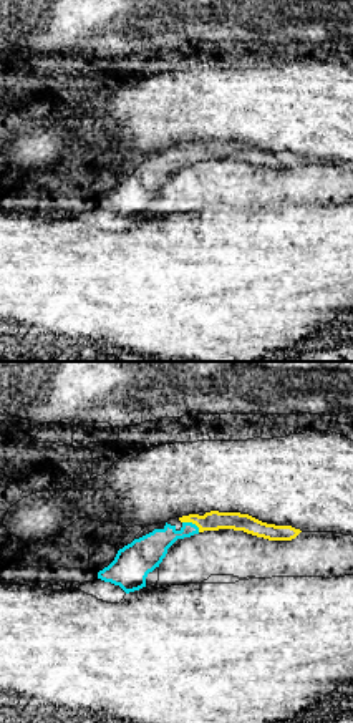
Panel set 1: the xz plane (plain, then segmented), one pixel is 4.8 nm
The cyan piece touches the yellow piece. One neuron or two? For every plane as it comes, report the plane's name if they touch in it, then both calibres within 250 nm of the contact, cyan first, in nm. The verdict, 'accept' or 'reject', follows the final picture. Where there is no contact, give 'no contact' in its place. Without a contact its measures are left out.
meets cyan in xz; 160 nm thick on the cyan side, 100 nm on the other

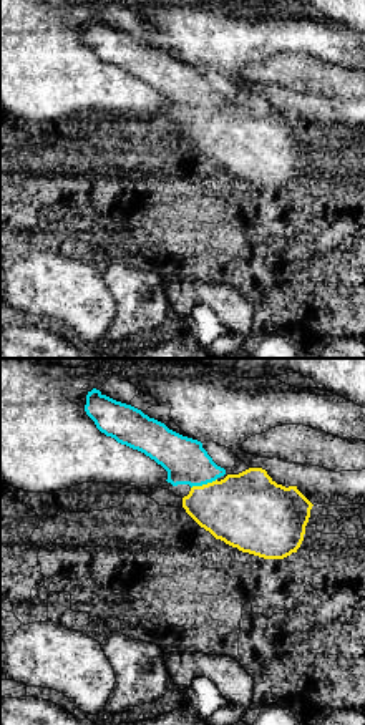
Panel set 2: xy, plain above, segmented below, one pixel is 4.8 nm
meets cyan in xy; 220 nm thick on the cyan side, 360 nm on the other

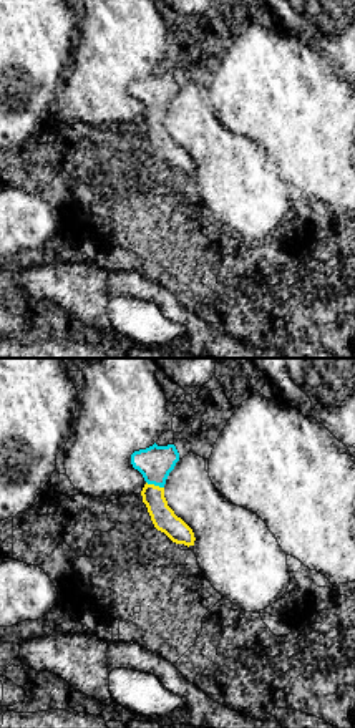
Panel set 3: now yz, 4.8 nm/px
meets cyan in yz; 170 nm thick on the cyan side, 120 nm on the other

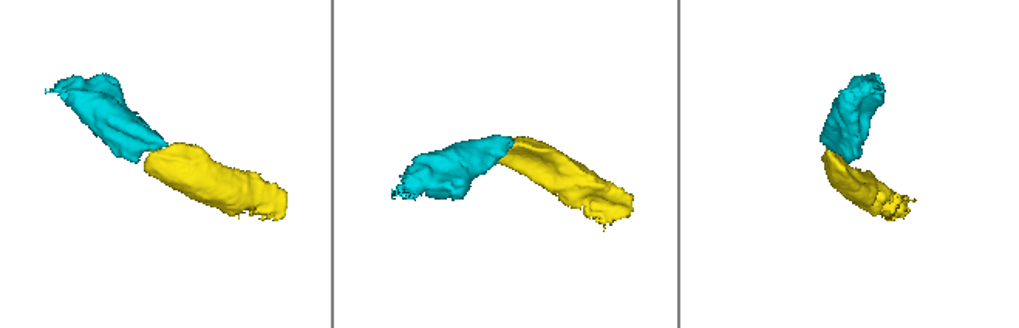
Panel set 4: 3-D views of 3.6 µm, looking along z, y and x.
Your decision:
accept

